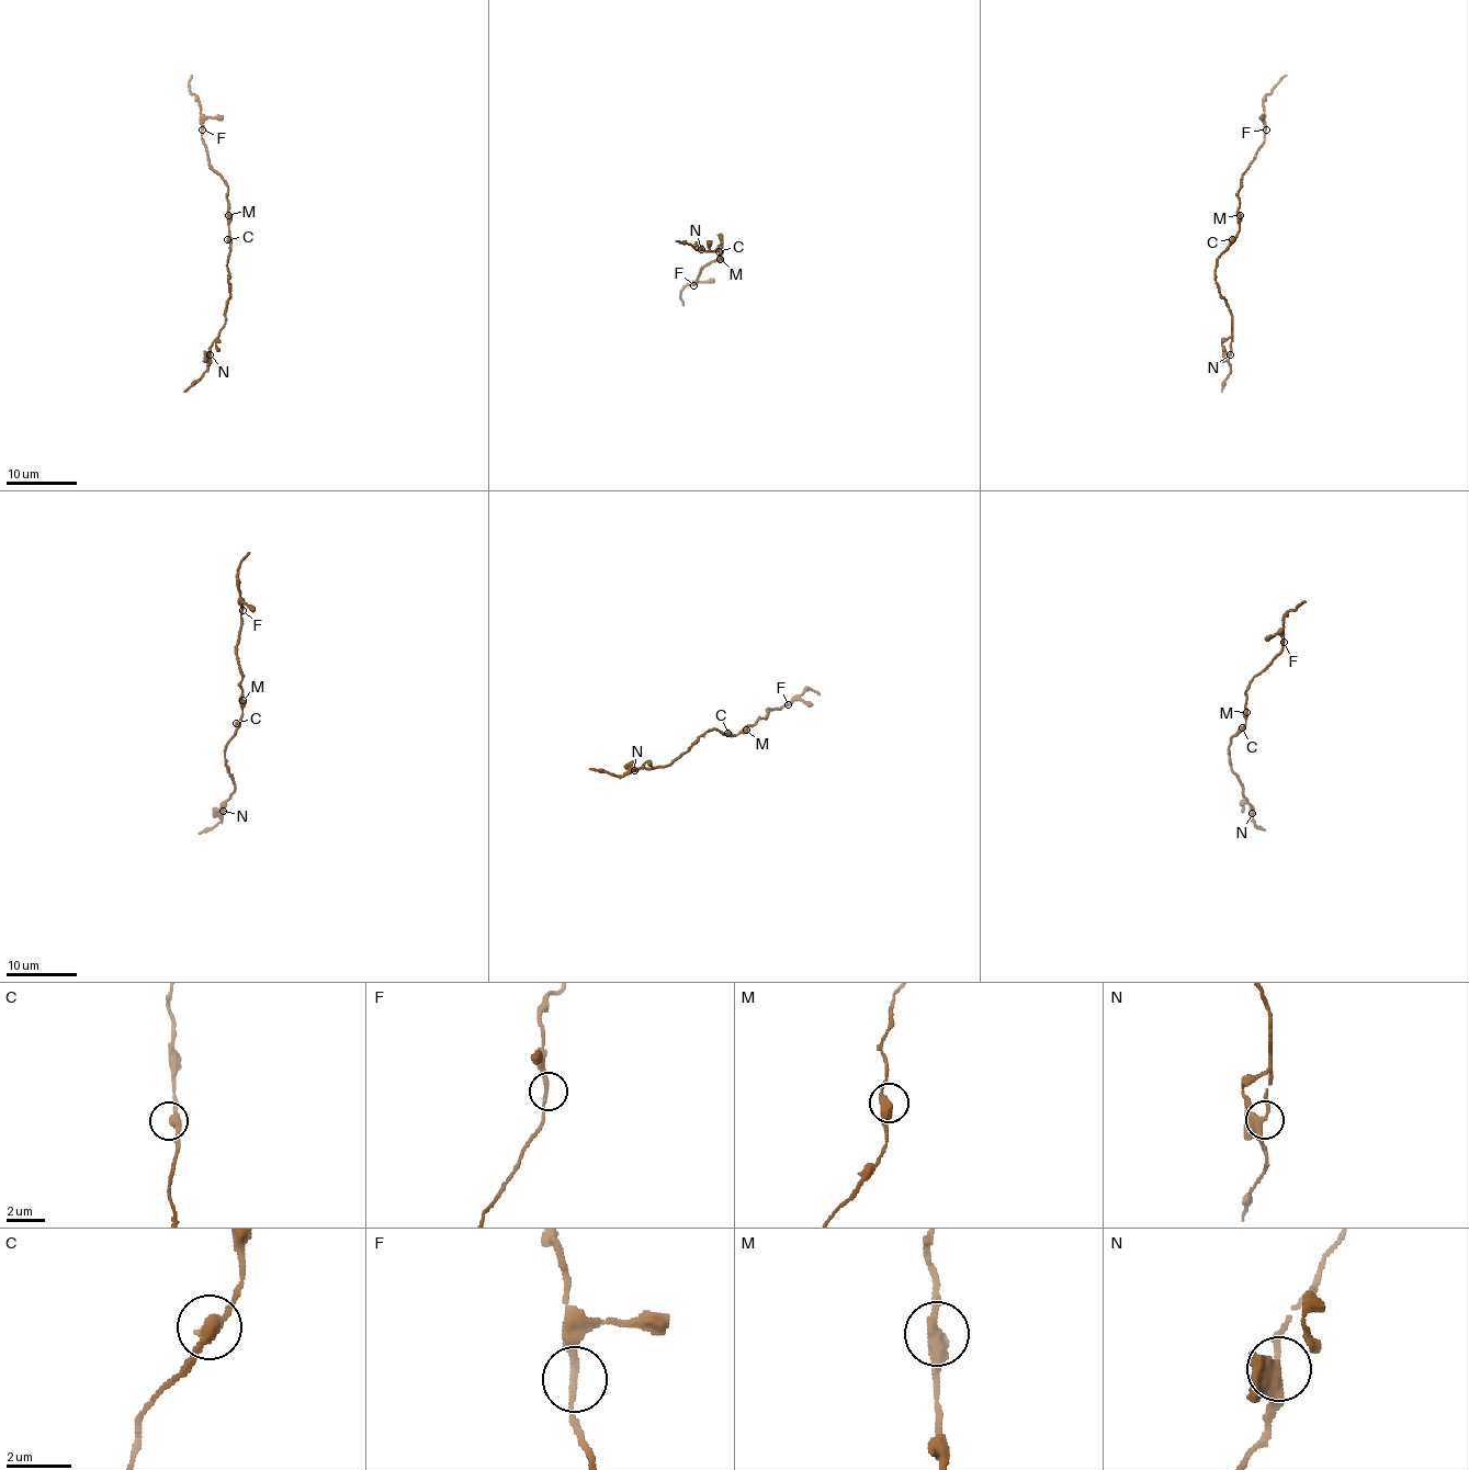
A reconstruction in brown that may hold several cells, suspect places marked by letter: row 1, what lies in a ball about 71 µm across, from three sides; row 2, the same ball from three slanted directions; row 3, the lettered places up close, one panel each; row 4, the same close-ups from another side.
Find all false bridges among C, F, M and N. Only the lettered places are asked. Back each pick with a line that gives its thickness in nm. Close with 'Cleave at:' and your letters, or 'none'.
Cleave at: none

